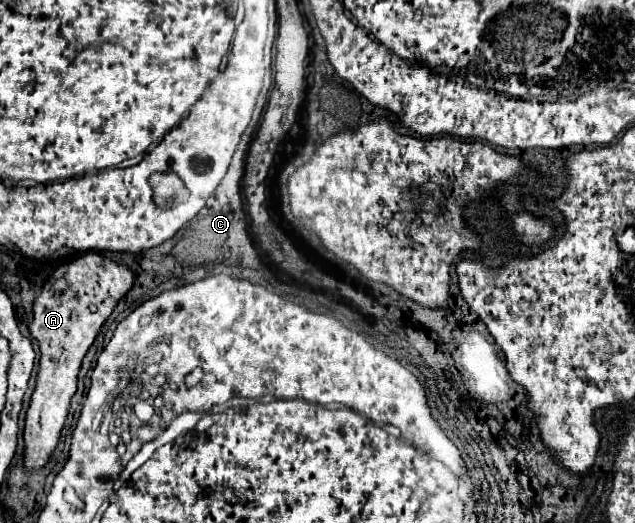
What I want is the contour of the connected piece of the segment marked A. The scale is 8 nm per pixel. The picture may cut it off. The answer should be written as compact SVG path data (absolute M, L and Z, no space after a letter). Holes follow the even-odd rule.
M85 253L69 265L61 265L55 271L55 279L45 285L41 295L35 299L33 307L33 321L29 325L31 335L39 341L39 371L37 371L37 387L31 395L31 403L27 409L25 419L25 457L23 465L25 471L37 471L49 463L53 457L63 425L69 415L69 403L77 389L77 375L81 361L95 341L101 325L115 309L117 301L131 289L133 285L133 271L125 265L119 265L99 253ZM64 278L67 289L59 293L51 293L51 283L55 279Z

